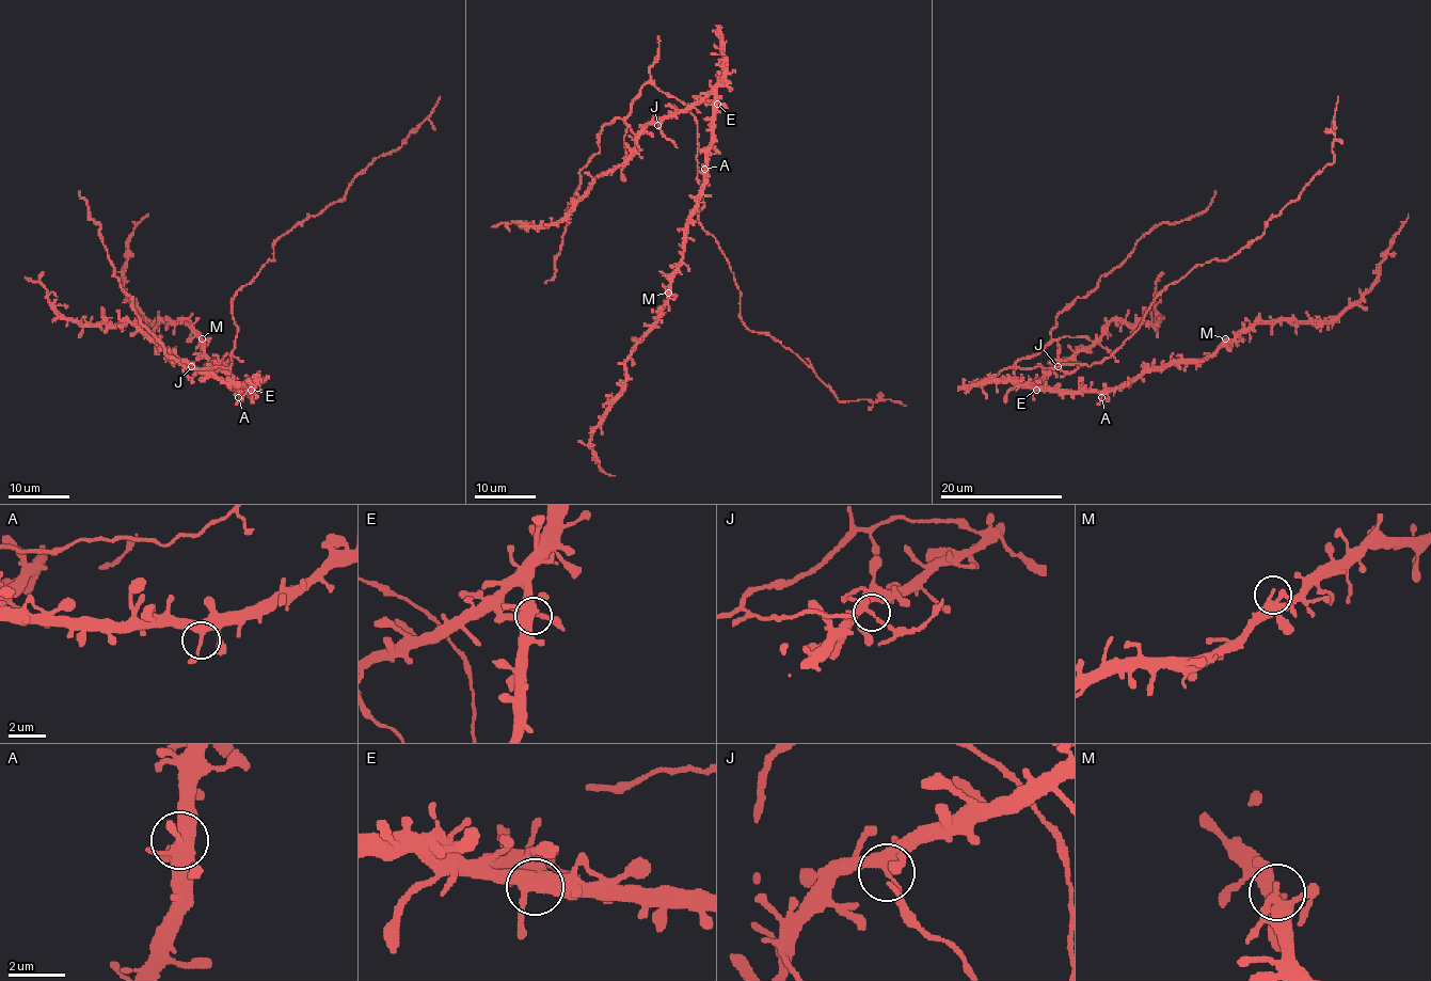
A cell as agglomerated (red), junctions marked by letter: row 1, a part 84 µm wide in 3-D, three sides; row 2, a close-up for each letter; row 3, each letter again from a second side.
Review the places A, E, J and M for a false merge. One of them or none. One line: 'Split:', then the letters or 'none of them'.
Split: J

